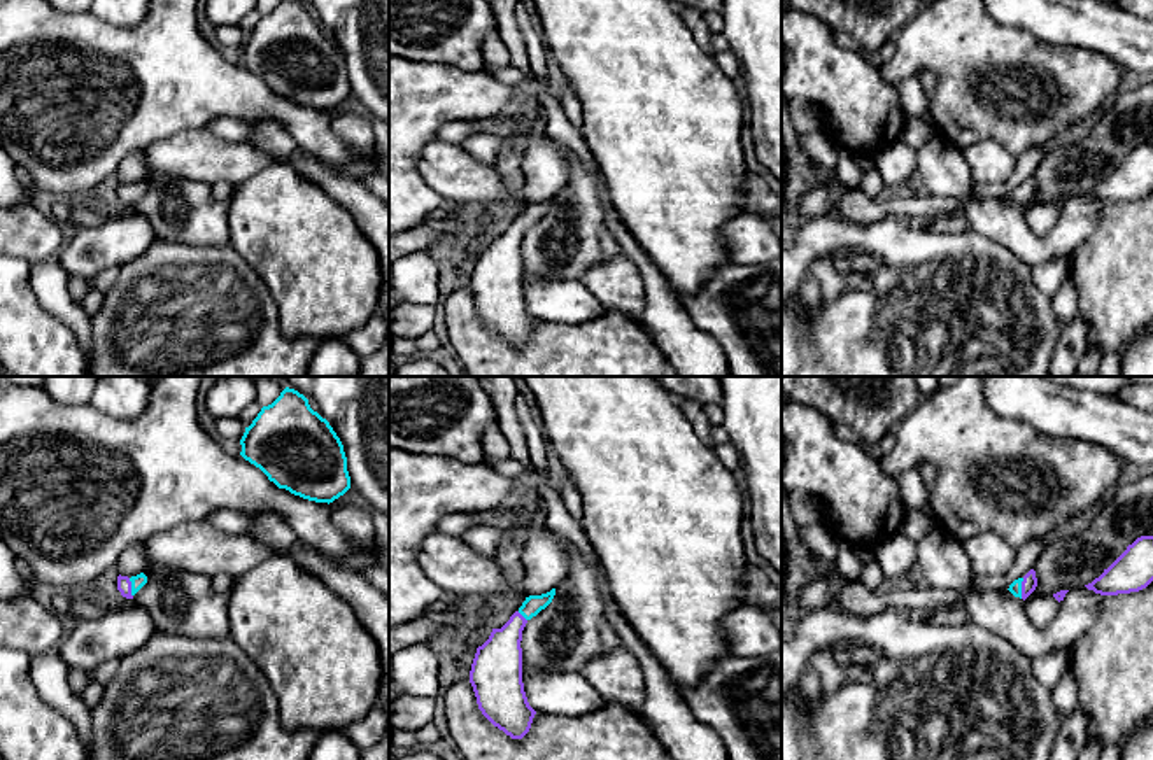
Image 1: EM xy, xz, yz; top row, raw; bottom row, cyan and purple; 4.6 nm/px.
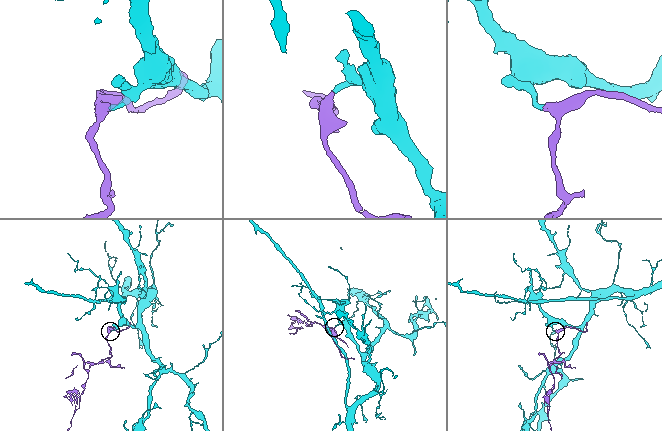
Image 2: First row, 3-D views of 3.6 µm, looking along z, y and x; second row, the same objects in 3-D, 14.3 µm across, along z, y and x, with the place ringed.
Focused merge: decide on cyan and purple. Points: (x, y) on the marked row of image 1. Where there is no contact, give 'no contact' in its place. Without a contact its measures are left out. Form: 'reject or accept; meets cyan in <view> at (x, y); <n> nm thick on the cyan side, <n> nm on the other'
accept; meets cyan in yz at (1020, 589); 60 nm thick on the cyan side, 70 nm on the other

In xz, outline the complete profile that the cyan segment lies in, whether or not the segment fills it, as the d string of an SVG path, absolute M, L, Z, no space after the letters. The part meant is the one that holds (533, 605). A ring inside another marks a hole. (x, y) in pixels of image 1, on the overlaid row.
M555 588L541 595L529 595L501 629L492 629L489 639L477 648L470 683L478 709L512 739L522 739L536 711L529 706L522 683L522 630L526 623L545 609Z

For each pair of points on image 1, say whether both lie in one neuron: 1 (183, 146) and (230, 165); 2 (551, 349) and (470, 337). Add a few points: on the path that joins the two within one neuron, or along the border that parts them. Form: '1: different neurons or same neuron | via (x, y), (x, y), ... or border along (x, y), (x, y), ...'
1: same neuron | via (195, 154), (218, 160)
2: same neuron | via (531, 356), (489, 356)

